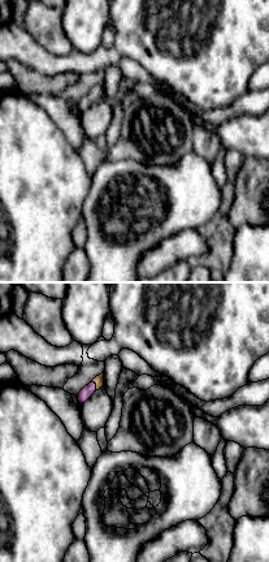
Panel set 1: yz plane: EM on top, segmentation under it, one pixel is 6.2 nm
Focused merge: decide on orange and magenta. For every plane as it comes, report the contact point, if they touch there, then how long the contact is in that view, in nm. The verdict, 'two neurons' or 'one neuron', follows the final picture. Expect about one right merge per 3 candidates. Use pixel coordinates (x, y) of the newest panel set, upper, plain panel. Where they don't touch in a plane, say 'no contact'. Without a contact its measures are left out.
meets orange at (96, 94); contact 70 nm long

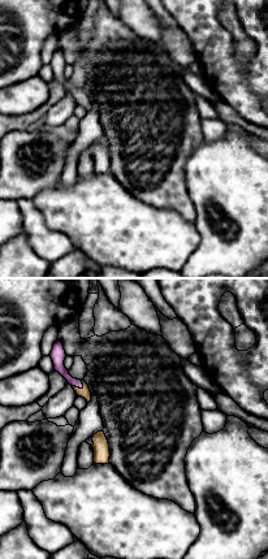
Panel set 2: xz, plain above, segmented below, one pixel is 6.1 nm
meets orange at (78, 96); contact 80 nm long

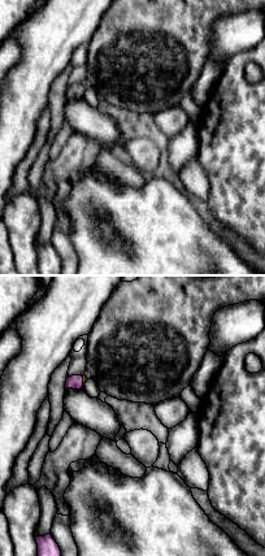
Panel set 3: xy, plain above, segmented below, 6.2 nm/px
meets orange at (83, 88); contact 50 nm long

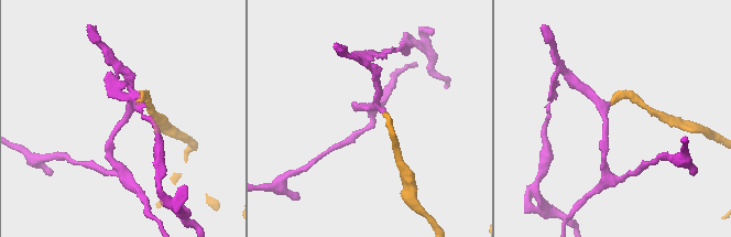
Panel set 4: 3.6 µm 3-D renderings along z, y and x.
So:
one neuron

